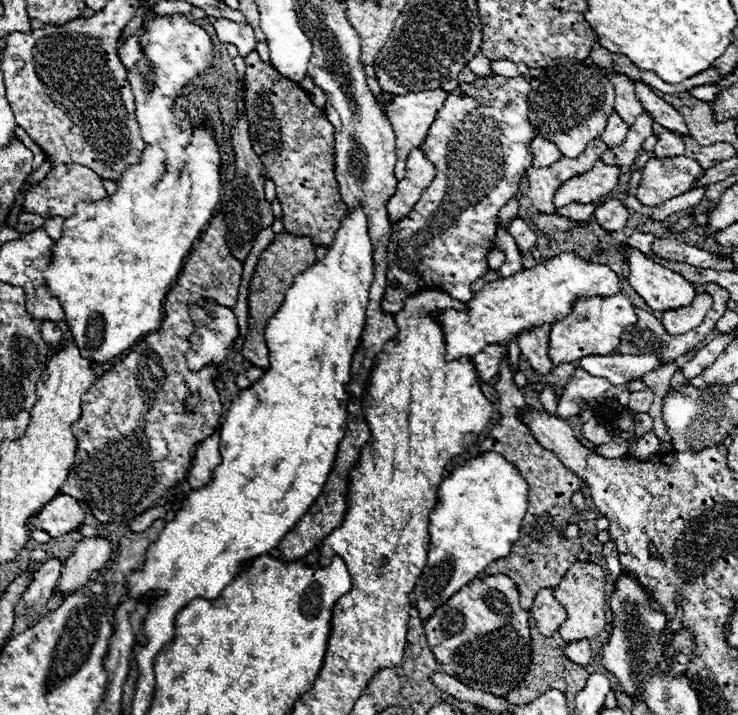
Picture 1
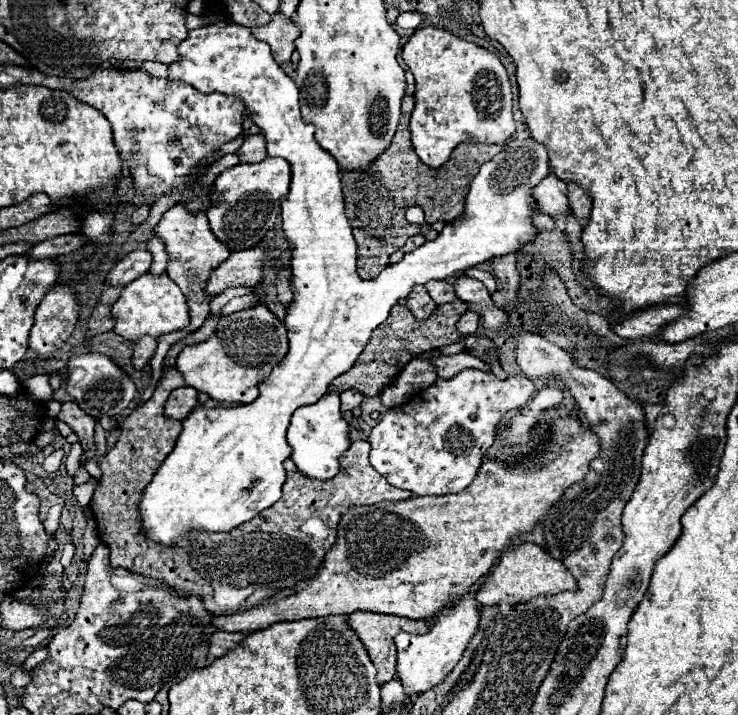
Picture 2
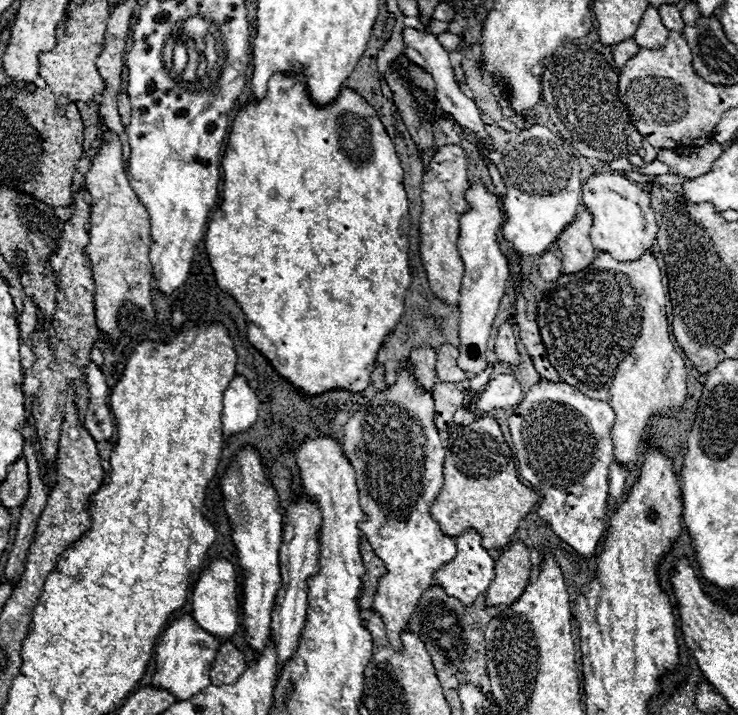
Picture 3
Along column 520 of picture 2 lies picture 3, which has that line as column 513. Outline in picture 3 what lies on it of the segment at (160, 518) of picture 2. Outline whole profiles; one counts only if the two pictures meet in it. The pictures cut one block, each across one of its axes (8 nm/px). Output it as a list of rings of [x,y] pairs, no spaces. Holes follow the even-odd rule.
[[[534,124],[518,132],[514,140],[502,150],[502,162],[498,164],[508,196],[502,202],[506,222],[502,228],[504,238],[514,250],[526,256],[546,252],[560,232],[572,224],[582,194],[580,162],[574,156],[566,140],[558,138],[546,126]]]

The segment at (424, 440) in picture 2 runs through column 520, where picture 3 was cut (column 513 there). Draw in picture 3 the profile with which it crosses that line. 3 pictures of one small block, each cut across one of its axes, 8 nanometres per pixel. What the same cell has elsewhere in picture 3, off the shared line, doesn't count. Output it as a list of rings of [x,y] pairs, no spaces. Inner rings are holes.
[[[498,374],[486,384],[486,388],[476,396],[476,408],[488,414],[492,408],[514,408],[524,398],[520,384],[510,374]]]

